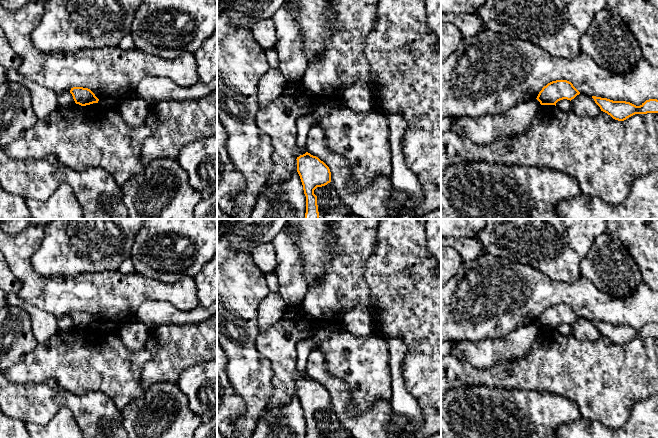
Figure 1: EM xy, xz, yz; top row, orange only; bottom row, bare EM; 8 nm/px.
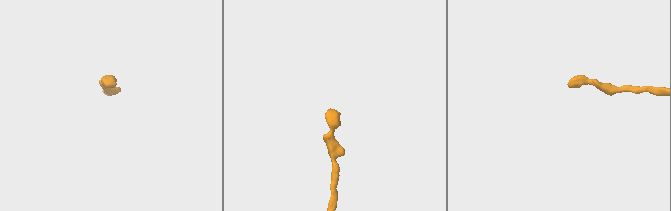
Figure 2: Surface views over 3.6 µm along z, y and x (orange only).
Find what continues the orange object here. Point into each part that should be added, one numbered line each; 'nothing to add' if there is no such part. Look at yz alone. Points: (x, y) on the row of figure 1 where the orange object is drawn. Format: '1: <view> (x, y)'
nothing to add

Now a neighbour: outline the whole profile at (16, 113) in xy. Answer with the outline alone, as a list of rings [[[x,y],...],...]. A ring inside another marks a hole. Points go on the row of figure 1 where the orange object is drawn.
[[[15,82],[0,84],[0,147],[12,144],[37,121],[29,90]]]

